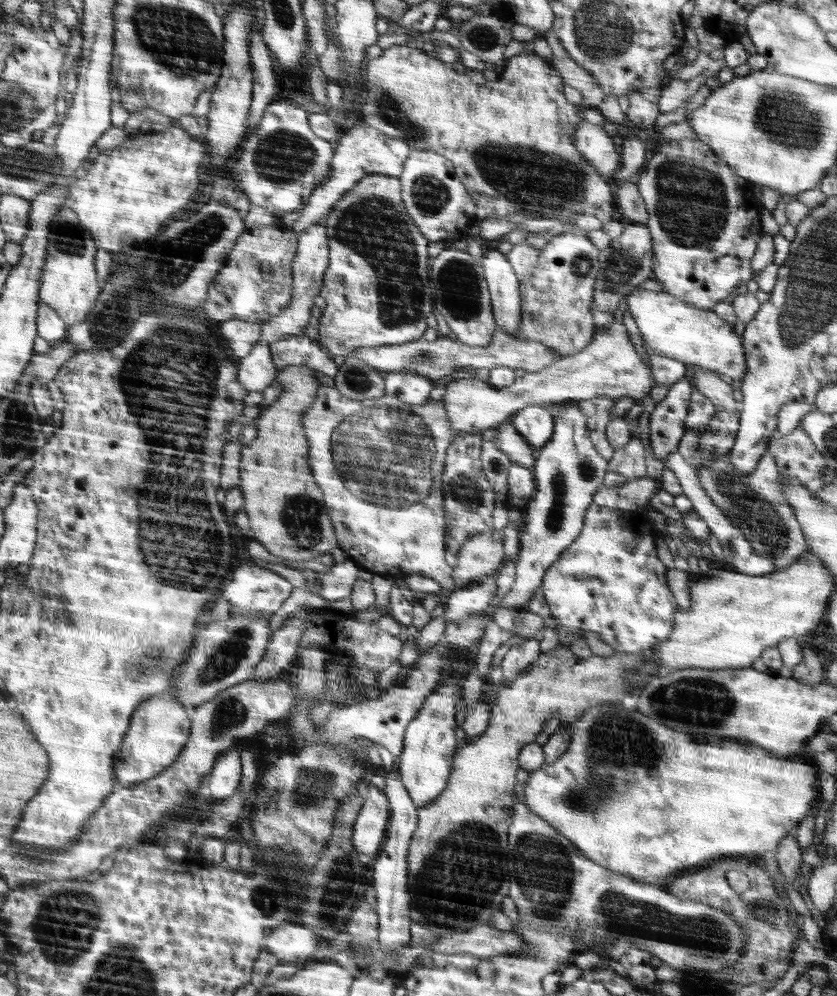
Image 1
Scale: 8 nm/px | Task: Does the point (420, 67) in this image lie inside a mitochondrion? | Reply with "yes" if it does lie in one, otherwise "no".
no

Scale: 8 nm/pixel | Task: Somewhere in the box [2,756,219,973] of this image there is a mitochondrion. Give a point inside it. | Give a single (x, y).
(62, 929)

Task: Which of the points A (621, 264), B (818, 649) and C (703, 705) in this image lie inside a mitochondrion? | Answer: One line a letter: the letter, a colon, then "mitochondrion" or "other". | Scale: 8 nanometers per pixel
A: mitochondrion
B: other
C: mitochondrion

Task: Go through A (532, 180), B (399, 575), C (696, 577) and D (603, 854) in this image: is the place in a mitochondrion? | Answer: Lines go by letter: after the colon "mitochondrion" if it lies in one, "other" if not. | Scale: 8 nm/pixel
A: mitochondrion
B: other
C: other
D: other

